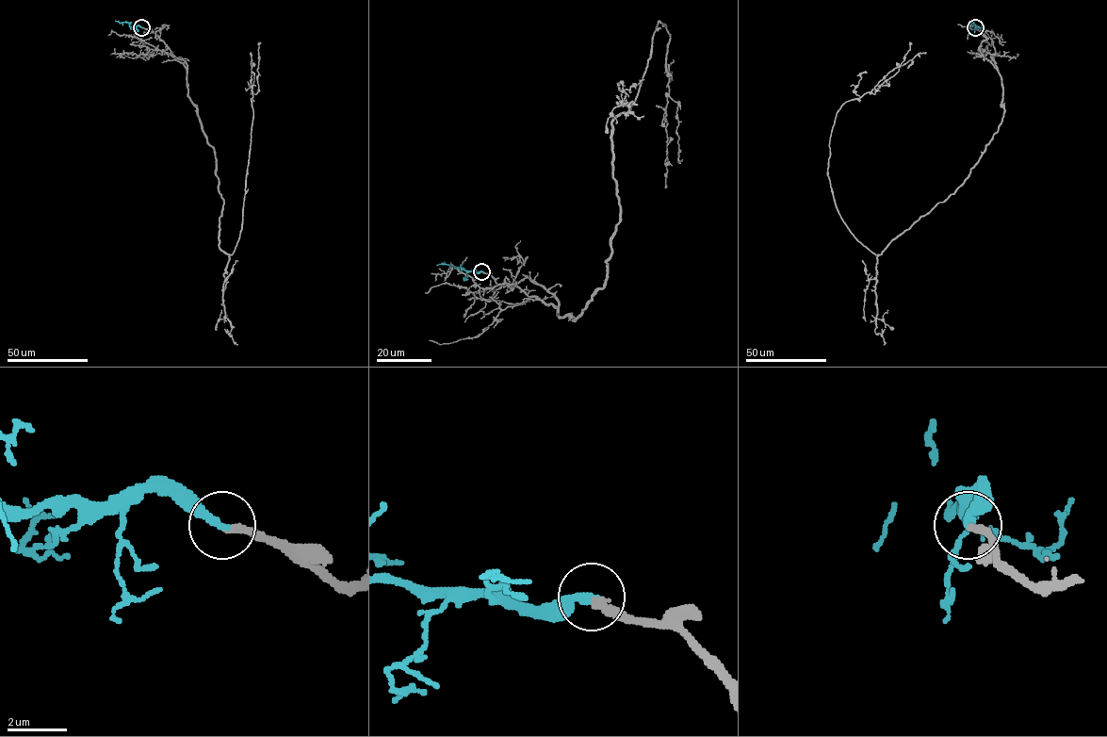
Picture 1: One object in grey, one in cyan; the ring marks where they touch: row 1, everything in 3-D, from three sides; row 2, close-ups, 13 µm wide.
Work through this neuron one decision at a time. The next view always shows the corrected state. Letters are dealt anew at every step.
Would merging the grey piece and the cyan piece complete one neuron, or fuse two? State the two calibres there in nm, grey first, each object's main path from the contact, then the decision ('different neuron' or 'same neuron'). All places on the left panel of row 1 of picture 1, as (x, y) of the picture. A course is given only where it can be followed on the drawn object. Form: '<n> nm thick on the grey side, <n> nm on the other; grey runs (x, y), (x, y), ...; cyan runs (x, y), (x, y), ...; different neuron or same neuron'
240 nm thick on the grey side, 300 nm on the other; grey runs (141, 27), (187, 63), (188, 97), (214, 149), (223, 199), (219, 247), (228, 254), (242, 222), (261, 42); cyan runs (141, 27), (115, 21); same neuron

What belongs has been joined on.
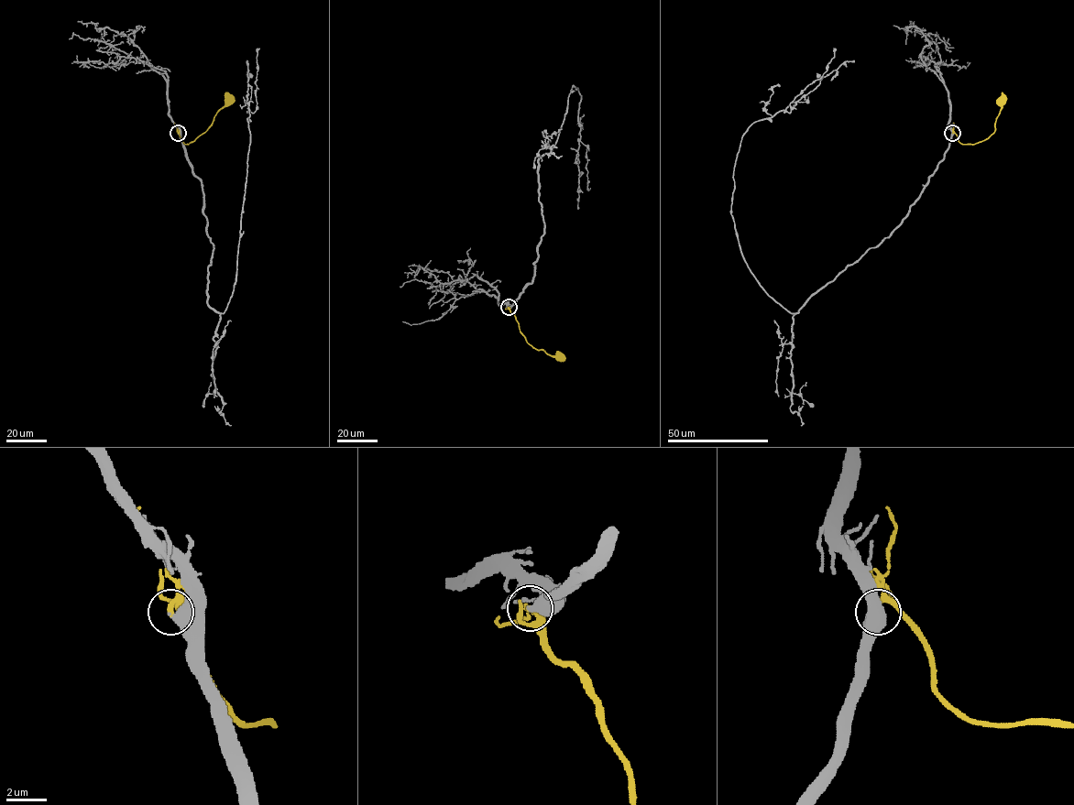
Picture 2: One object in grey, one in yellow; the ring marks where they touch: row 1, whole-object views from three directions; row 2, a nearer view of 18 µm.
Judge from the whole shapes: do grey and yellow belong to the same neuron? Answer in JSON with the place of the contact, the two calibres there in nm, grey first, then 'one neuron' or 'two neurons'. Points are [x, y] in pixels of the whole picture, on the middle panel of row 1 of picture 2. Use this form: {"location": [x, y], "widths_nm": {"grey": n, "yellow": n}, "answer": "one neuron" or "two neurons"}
{"location": [509, 307], "widths_nm": {"grey": 600, "yellow": 180}, "answer": "one neuron"}

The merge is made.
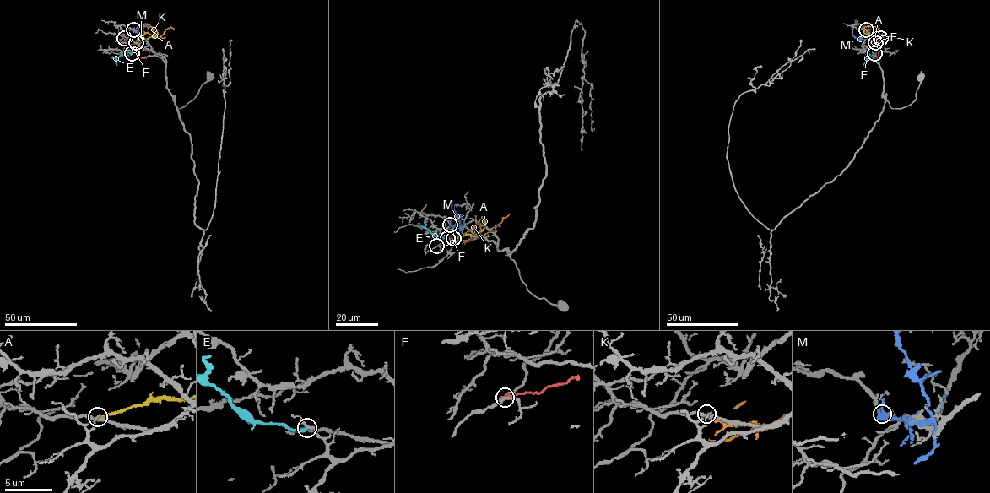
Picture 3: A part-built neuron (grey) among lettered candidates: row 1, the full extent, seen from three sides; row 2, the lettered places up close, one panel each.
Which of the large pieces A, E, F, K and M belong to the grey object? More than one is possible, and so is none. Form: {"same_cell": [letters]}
{"same_cell": []}

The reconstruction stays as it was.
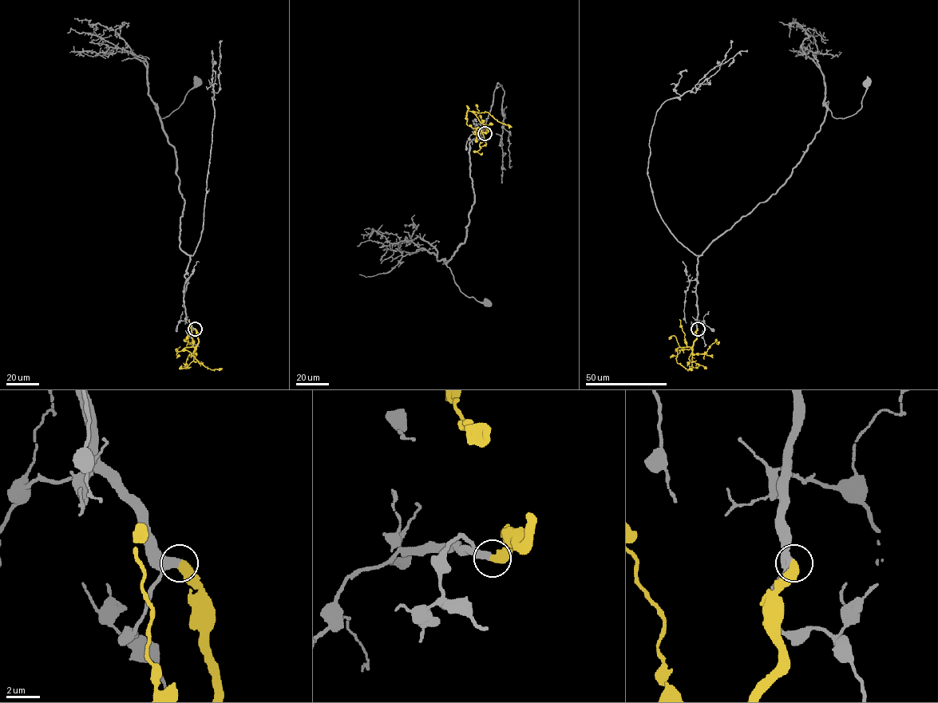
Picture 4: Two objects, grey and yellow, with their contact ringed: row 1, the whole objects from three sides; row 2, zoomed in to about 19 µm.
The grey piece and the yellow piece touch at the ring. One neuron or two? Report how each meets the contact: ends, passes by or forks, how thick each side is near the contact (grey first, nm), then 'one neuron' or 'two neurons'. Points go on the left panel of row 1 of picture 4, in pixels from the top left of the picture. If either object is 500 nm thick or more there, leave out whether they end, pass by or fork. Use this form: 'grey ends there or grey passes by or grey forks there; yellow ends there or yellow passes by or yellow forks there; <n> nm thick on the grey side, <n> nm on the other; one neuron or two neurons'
500 nm thick on the grey side, 550 nm on the other; one neuron

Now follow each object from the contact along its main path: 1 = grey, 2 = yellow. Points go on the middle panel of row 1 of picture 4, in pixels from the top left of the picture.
1: (484, 133), (474, 131), (480, 135), (469, 144), (474, 203), (465, 242), (446, 266), (459, 290), (486, 304)
2: (484, 133), (488, 129), (475, 112), (488, 112), (500, 122), (512, 127)

